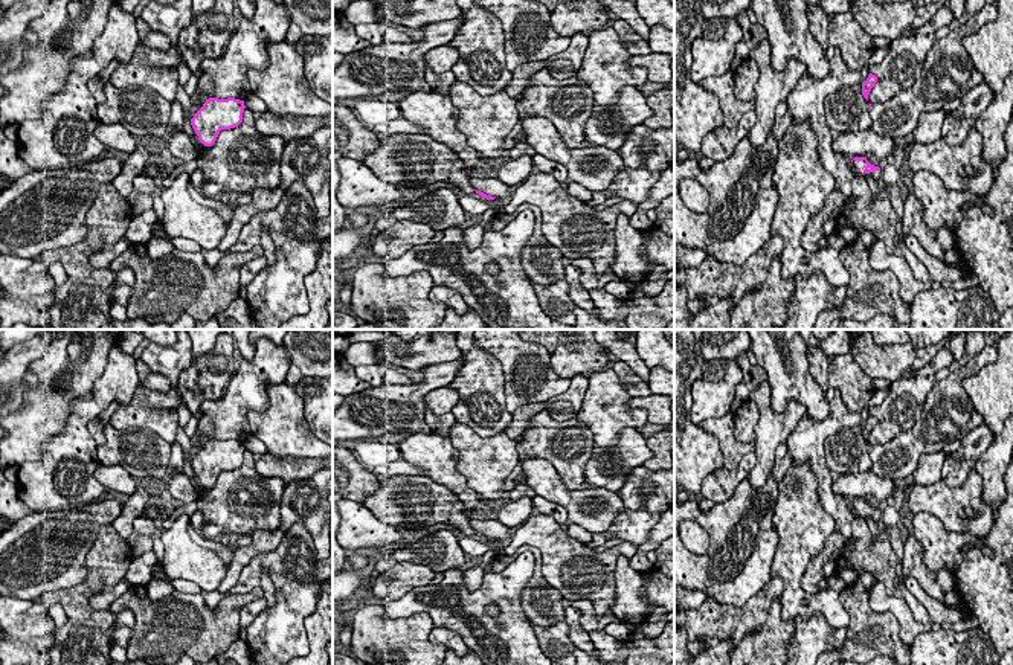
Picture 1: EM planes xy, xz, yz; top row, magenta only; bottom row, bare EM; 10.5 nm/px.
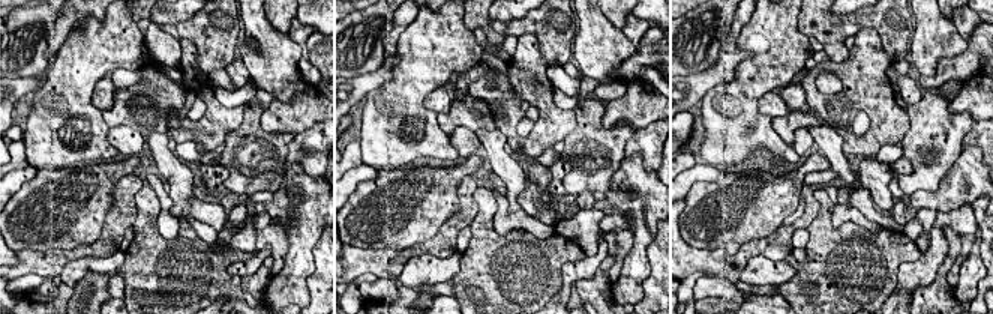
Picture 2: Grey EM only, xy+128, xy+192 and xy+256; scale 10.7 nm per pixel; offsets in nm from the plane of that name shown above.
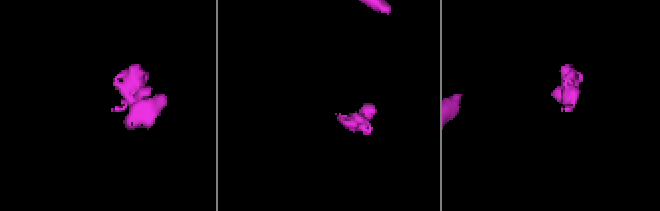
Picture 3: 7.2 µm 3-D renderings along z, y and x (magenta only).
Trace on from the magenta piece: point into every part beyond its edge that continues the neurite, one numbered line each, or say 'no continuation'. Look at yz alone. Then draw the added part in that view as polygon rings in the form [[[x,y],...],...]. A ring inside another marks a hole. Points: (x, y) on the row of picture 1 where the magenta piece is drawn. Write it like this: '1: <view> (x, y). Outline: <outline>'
1: yz (861, 165). Outline: [[[853,160],[851,165],[854,165],[856,169],[859,171],[859,174],[863,175],[863,177],[867,177],[867,175],[868,175],[868,177],[873,177],[876,182],[879,182],[879,178],[882,177],[882,171],[880,171],[880,169],[879,169],[879,171],[873,171],[873,172],[870,172],[870,174],[865,174],[865,172],[863,172],[863,169],[865,169],[865,166],[867,166],[867,162],[865,162],[865,160],[860,160],[860,162]]]

